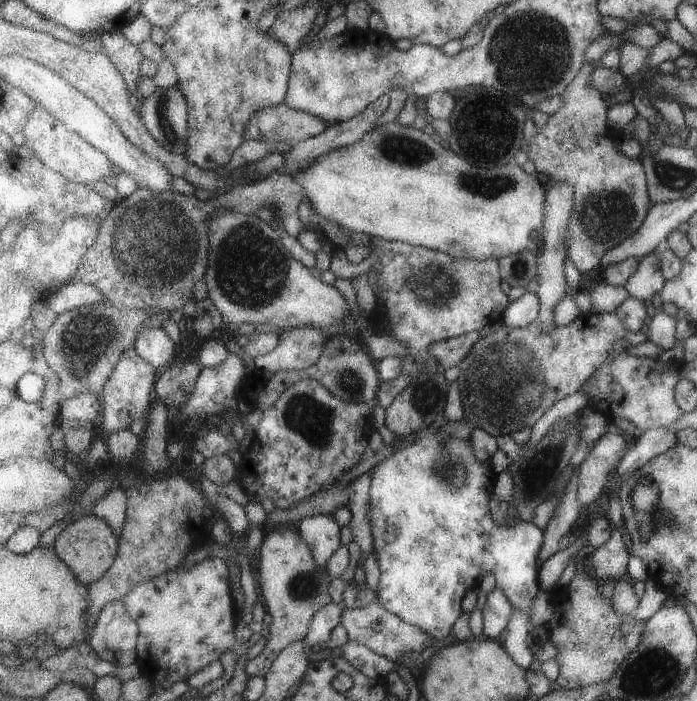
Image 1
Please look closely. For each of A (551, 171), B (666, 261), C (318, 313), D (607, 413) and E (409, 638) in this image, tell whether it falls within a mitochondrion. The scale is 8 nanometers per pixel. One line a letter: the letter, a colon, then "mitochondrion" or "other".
A: other
B: other
C: other
D: other
E: mitochondrion

